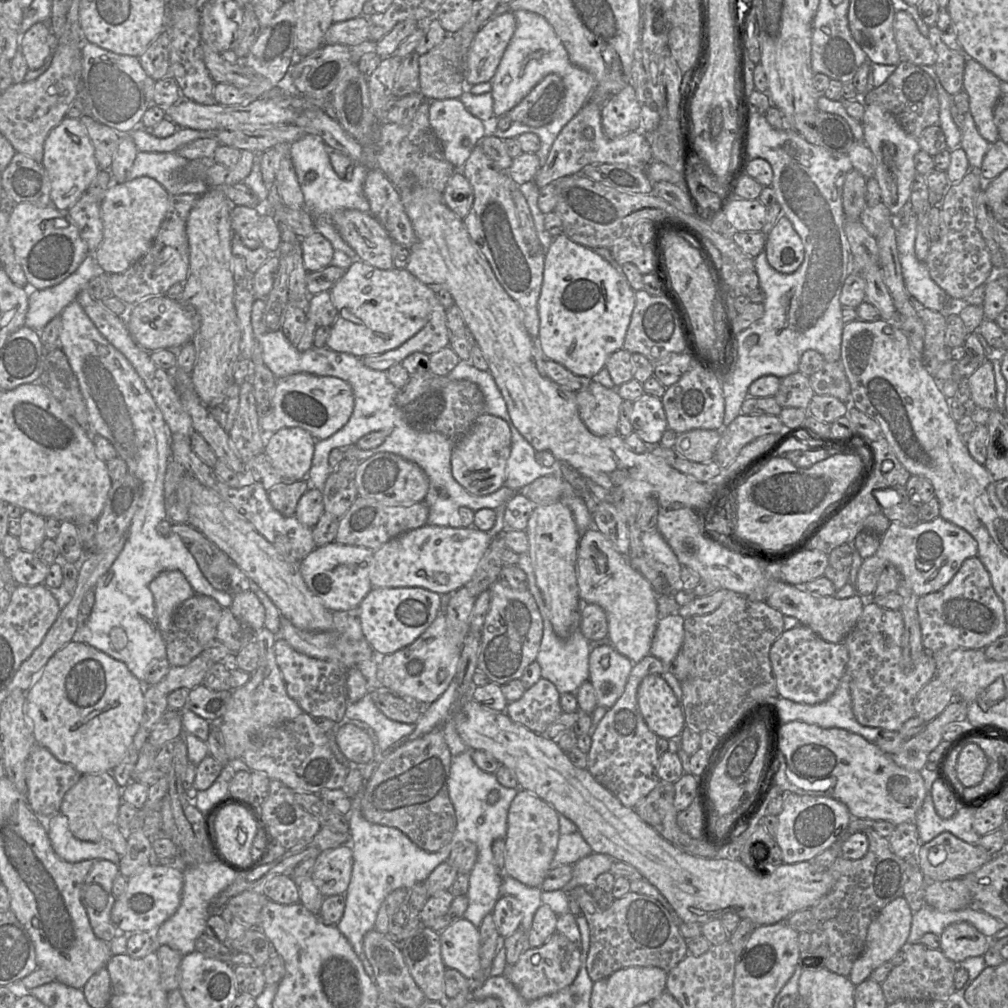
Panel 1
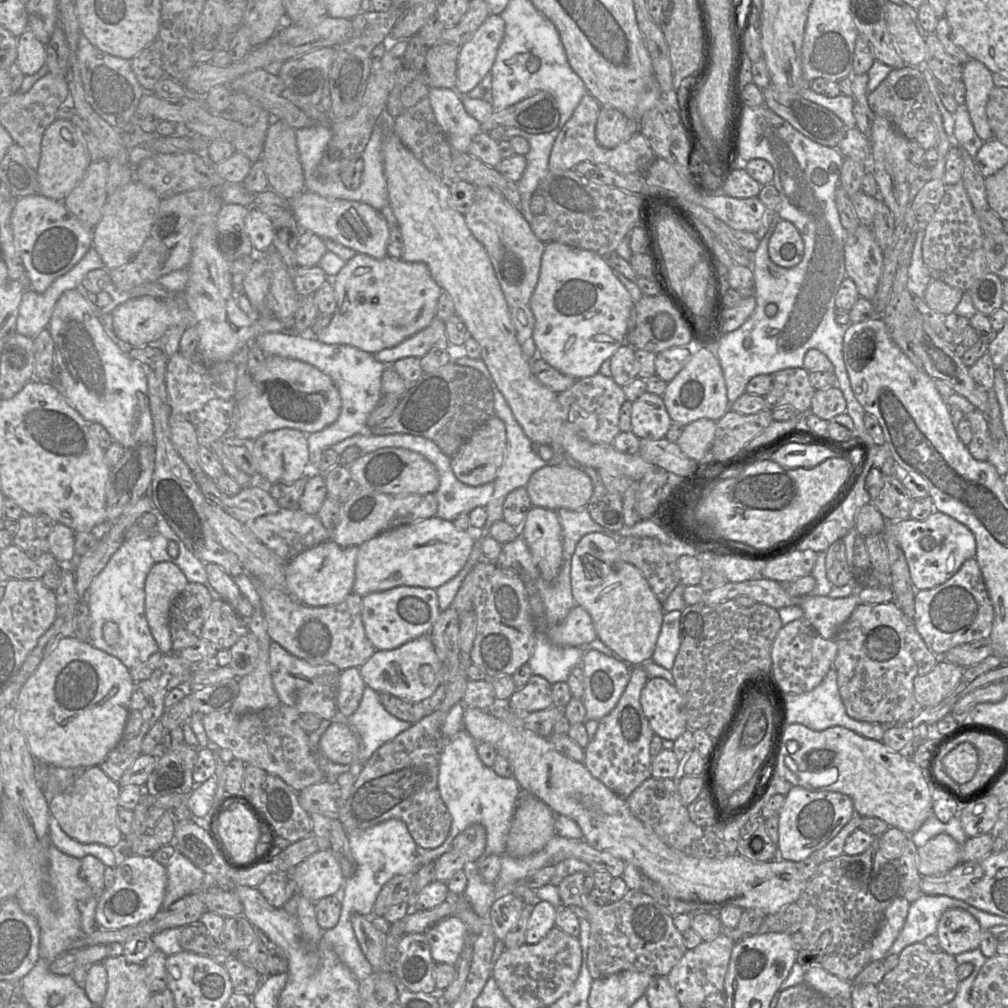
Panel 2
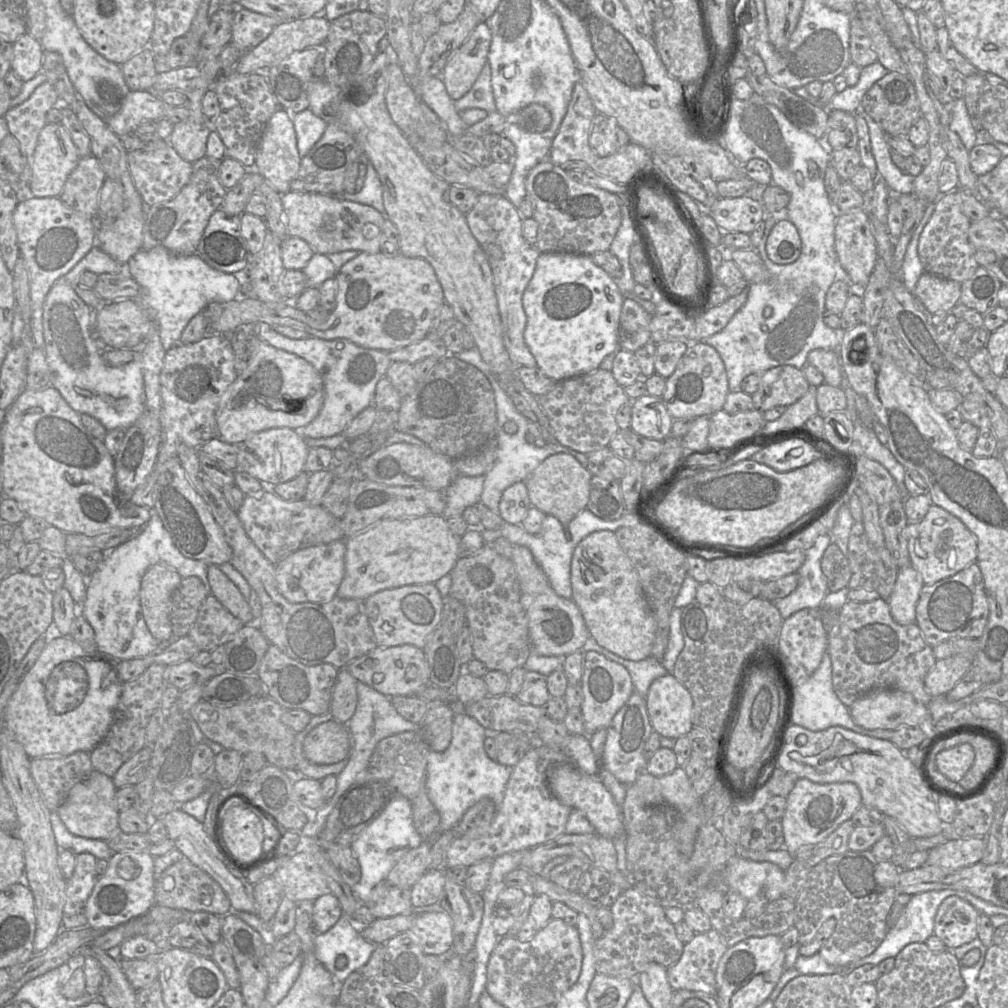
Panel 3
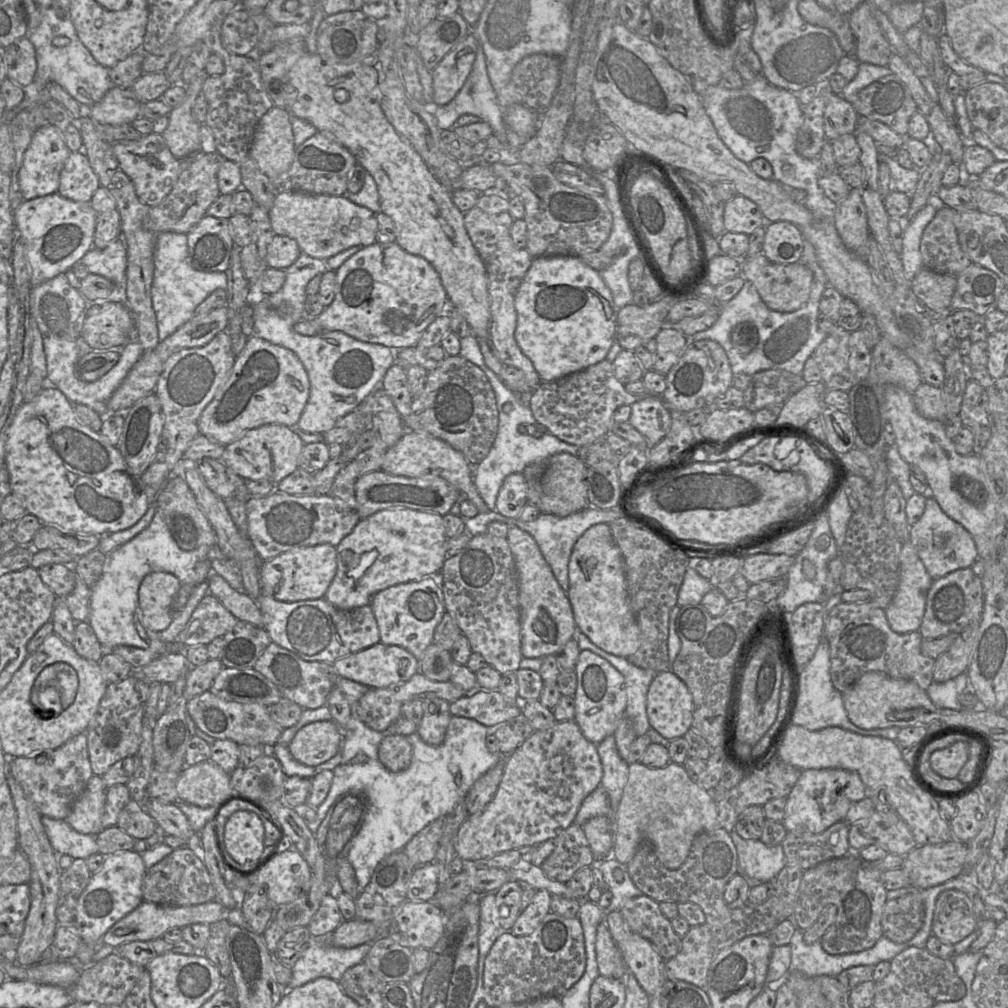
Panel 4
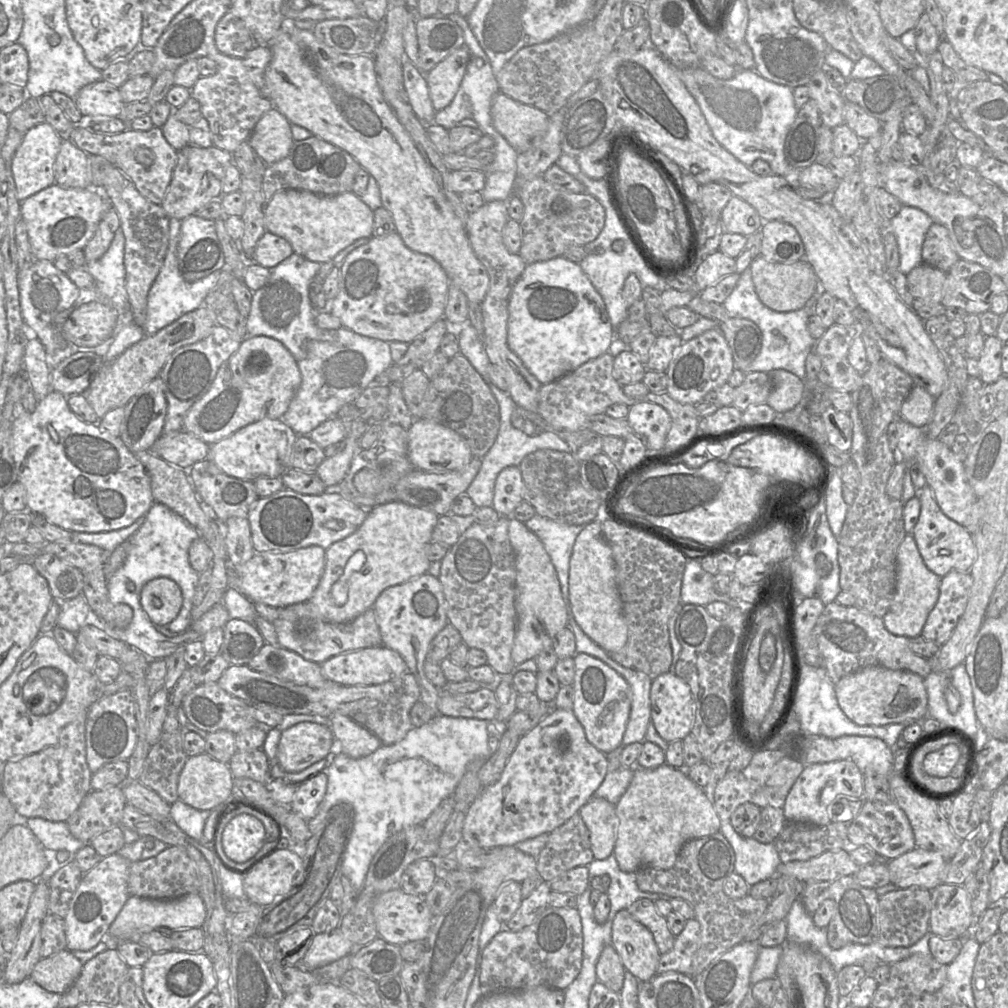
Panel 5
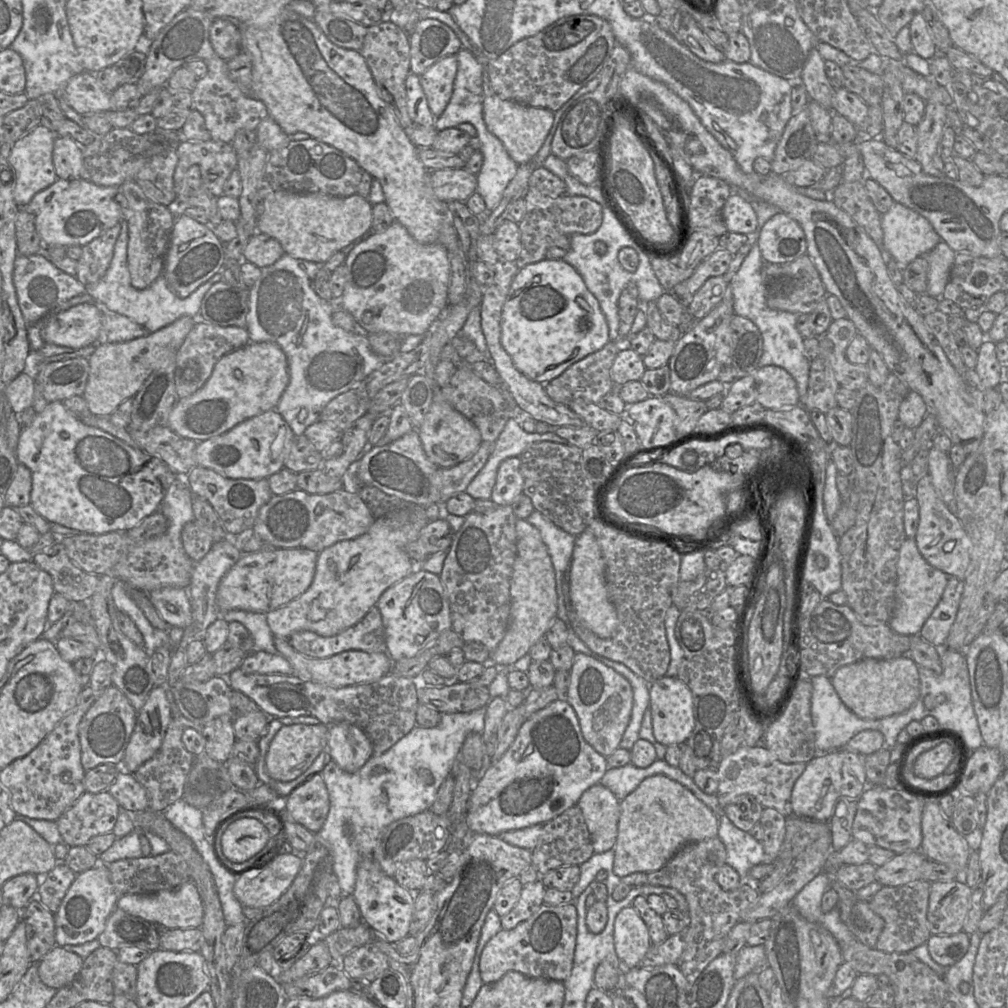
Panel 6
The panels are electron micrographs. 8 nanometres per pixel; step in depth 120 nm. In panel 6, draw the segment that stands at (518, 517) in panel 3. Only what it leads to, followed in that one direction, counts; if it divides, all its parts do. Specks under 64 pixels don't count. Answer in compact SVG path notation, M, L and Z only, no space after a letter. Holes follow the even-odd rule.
M519 456L506 458L498 467L490 500L496 506L511 505L514 499L522 494L523 485Z

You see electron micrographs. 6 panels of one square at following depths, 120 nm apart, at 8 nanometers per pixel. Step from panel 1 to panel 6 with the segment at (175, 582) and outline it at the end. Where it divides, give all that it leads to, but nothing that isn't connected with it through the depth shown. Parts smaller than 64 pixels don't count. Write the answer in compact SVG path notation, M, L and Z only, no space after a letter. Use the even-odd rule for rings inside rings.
M164 587L150 592L148 596L169 626L185 629L192 623L192 605L187 589Z

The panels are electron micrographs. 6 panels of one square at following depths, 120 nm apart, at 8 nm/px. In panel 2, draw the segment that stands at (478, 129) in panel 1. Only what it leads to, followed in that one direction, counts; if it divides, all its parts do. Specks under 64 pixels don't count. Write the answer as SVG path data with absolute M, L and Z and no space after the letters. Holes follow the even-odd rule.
M430 88L427 94L452 150L467 153L473 138L481 132L481 123L466 112L459 97L457 90L448 88Z

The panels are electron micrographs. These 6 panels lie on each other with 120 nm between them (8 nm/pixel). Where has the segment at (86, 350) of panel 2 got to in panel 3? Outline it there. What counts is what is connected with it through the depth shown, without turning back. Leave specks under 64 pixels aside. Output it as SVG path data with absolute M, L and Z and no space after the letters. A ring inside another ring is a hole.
M54 283L48 292L46 299L44 301L44 310L43 310L43 337L44 337L44 351L46 355L46 360L51 371L51 386L56 388L62 397L66 400L68 405L78 412L79 414L88 414L98 421L107 429L107 431L113 430L115 428L128 429L146 410L145 401L144 401L144 379L143 379L143 366L140 357L135 360L119 367L108 366L103 359L104 347L102 347L99 342L99 334L95 329L95 313L97 309L89 307L75 292L73 287L67 283Z

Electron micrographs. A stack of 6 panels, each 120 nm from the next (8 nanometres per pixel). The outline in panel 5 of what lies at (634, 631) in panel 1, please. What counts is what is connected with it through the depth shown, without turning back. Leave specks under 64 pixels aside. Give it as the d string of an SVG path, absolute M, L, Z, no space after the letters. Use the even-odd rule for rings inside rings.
M600 519L593 520L576 537L570 558L569 600L572 614L583 632L606 653L611 653L624 647L628 629L617 586L615 561L601 524Z

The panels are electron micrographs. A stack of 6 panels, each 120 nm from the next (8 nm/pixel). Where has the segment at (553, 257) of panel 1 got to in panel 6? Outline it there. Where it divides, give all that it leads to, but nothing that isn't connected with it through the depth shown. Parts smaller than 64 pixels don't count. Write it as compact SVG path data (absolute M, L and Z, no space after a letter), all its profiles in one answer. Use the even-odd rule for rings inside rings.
M544 259L518 270L502 309L501 344L523 375L544 385L609 341L608 324L599 302L573 266L562 259Z

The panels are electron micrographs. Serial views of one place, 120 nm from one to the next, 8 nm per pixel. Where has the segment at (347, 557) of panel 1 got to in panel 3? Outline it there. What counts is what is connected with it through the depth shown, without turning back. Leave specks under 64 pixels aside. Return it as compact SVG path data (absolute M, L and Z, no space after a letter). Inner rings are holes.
M346 541L309 546L297 550L275 565L275 579L280 593L292 603L323 604L337 595L345 574Z

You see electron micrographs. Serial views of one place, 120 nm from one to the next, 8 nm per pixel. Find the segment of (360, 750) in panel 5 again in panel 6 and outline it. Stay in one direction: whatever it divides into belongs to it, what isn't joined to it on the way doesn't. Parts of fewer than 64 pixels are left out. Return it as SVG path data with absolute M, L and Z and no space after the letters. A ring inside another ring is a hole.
M341 722L329 726L325 751L342 770L354 773L373 756L373 745L361 728Z

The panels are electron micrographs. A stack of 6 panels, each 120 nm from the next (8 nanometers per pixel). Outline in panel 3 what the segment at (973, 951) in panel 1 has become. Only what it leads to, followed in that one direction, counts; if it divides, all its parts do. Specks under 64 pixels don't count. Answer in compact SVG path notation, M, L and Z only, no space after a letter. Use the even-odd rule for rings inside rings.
M958 896L943 900L934 921L934 935L952 950L978 937L978 910Z

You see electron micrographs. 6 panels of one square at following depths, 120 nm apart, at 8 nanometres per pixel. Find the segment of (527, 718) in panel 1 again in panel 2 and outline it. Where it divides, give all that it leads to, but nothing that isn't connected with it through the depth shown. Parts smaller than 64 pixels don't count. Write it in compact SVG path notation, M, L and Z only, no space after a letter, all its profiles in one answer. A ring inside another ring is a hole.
M532 675L525 687L516 689L509 698L510 708L519 716L544 710L553 705L552 685L542 676Z

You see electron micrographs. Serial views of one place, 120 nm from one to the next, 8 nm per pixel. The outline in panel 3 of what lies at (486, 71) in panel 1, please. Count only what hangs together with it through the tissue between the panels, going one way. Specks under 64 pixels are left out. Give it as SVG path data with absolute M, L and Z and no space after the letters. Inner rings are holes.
M480 22L467 41L445 64L440 77L448 95L454 101L462 98L471 89L488 62L491 39L486 22Z

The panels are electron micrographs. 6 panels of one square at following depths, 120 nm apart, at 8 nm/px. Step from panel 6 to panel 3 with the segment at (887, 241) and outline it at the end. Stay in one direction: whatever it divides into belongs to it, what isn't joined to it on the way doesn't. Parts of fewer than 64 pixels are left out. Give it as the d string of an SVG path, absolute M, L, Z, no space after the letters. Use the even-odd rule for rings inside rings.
M935 202L928 203L924 215L913 233L913 236L908 244L902 268L900 270L900 280L905 288L913 292L916 283L920 276L925 272L918 255L918 244L920 235L931 218L935 209Z

